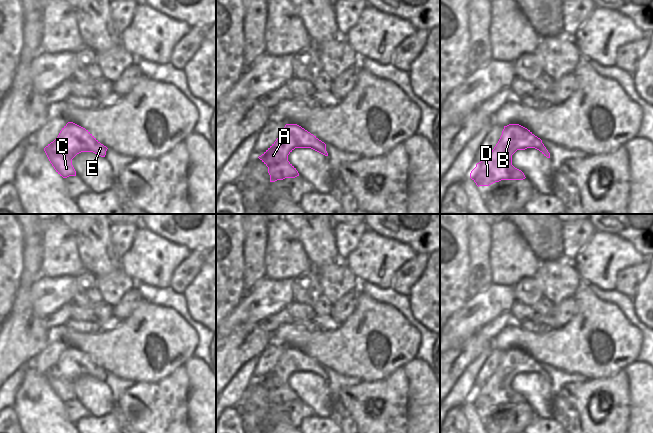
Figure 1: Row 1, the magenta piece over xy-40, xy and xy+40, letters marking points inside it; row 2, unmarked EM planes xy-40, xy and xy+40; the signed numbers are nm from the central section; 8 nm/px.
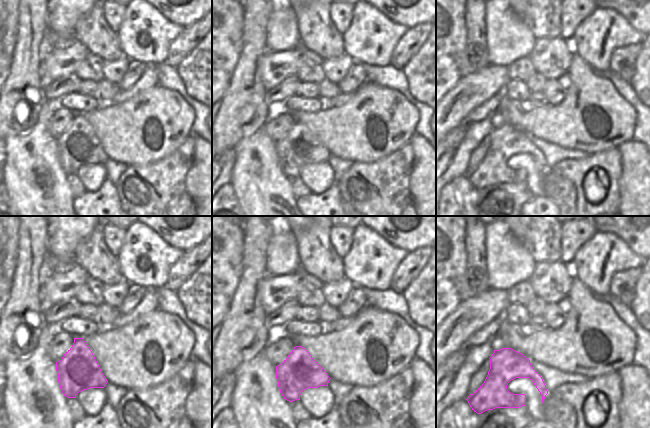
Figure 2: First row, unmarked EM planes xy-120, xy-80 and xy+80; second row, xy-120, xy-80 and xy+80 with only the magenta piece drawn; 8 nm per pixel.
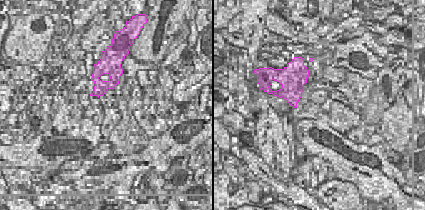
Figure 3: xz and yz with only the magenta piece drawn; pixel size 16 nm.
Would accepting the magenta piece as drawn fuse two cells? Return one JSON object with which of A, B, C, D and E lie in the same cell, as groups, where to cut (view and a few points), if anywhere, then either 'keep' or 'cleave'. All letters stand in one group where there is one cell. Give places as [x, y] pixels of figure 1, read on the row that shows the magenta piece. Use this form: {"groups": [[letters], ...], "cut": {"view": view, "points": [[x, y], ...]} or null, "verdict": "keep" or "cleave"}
{"groups": [["A", "B", "C", "D", "E"]], "cut": null, "verdict": "keep"}

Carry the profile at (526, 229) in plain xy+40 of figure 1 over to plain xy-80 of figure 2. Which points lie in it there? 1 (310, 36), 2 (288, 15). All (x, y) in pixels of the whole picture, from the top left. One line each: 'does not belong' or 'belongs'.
1: belongs
2: does not belong

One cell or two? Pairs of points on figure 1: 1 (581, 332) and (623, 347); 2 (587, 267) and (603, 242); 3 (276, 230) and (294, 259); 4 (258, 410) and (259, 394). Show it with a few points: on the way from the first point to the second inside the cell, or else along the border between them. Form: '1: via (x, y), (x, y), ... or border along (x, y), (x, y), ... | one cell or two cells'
1: via (592, 328), (596, 326), (604, 328), (612, 336) | one cell
2: via (593, 261), (603, 251), (603, 248) | one cell
3: via (281, 237), (282, 246), (287, 252) | one cell
4: via (258, 406), (258, 398) | one cell

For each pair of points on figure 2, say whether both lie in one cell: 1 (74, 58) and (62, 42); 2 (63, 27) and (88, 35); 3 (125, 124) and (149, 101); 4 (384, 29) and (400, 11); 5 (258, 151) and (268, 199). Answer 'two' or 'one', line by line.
1: two
2: two
3: one
4: two
5: one

